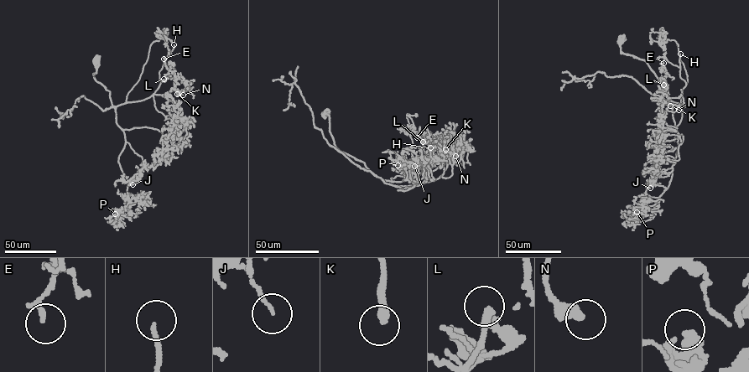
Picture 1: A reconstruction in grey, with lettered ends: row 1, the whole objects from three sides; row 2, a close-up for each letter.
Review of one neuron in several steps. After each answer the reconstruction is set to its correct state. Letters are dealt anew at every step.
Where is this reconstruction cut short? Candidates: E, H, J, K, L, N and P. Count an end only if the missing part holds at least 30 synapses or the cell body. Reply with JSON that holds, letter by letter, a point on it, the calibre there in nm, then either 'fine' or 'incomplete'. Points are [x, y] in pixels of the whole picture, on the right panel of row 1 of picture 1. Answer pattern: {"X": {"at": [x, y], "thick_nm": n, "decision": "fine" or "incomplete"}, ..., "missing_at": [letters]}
{"E": {"at": [663, 63], "thick_nm": 160, "decision": "fine"}, "H": {"at": [680, 54], "thick_nm": 160, "decision": "incomplete"}, "J": {"at": [650, 188], "thick_nm": 120, "decision": "fine"}, "K": {"at": [670, 105], "thick_nm": 340, "decision": "incomplete"}, "L": {"at": [663, 85], "thick_nm": 110, "decision": "fine"}, "N": {"at": [678, 110], "thick_nm": 400, "decision": "incomplete"}, "P": {"at": [637, 212], "thick_nm": 340, "decision": "fine"}, "missing_at": ["H", "K", "N"]}

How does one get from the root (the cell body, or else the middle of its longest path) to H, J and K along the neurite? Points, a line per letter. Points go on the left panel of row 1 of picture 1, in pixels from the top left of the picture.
H: (96, 60), (93, 77), (110, 92), (112, 105), (117, 105), (154, 93), (174, 44)
J: (96, 60), (93, 77), (110, 92), (117, 123), (125, 141), (142, 157), (141, 170), (129, 183), (132, 184)
K: (96, 60), (93, 77), (110, 92), (112, 105), (176, 90), (177, 94)

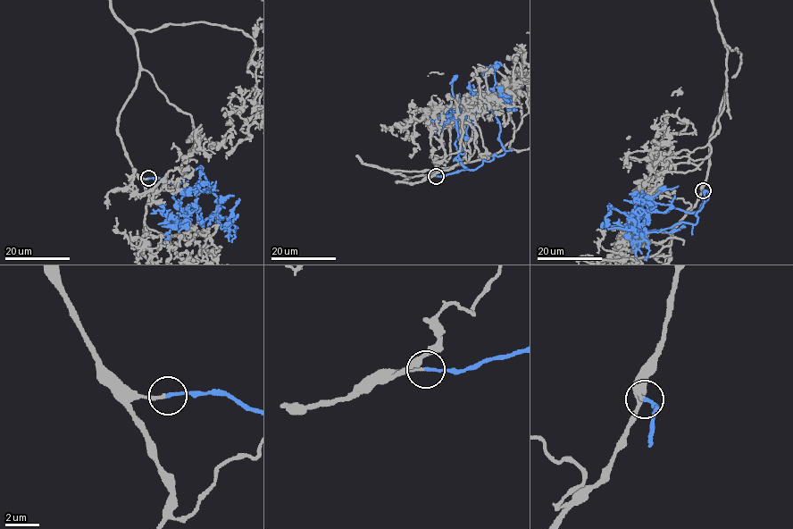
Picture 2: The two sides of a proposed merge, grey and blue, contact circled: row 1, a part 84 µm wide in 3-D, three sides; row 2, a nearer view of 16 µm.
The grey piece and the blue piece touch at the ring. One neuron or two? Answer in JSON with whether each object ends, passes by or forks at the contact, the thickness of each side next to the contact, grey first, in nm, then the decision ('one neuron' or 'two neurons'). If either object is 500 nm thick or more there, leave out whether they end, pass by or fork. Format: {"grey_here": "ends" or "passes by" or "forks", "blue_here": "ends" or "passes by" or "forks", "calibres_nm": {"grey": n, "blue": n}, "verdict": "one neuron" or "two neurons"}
{"grey_here": "ends", "blue_here": "ends", "calibres_nm": {"grey": 180, "blue": 180}, "verdict": "one neuron"}

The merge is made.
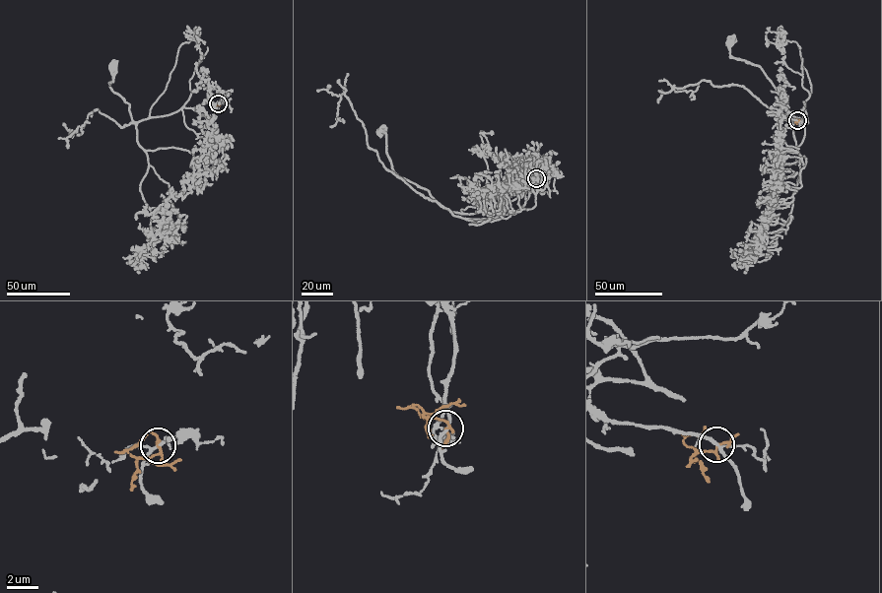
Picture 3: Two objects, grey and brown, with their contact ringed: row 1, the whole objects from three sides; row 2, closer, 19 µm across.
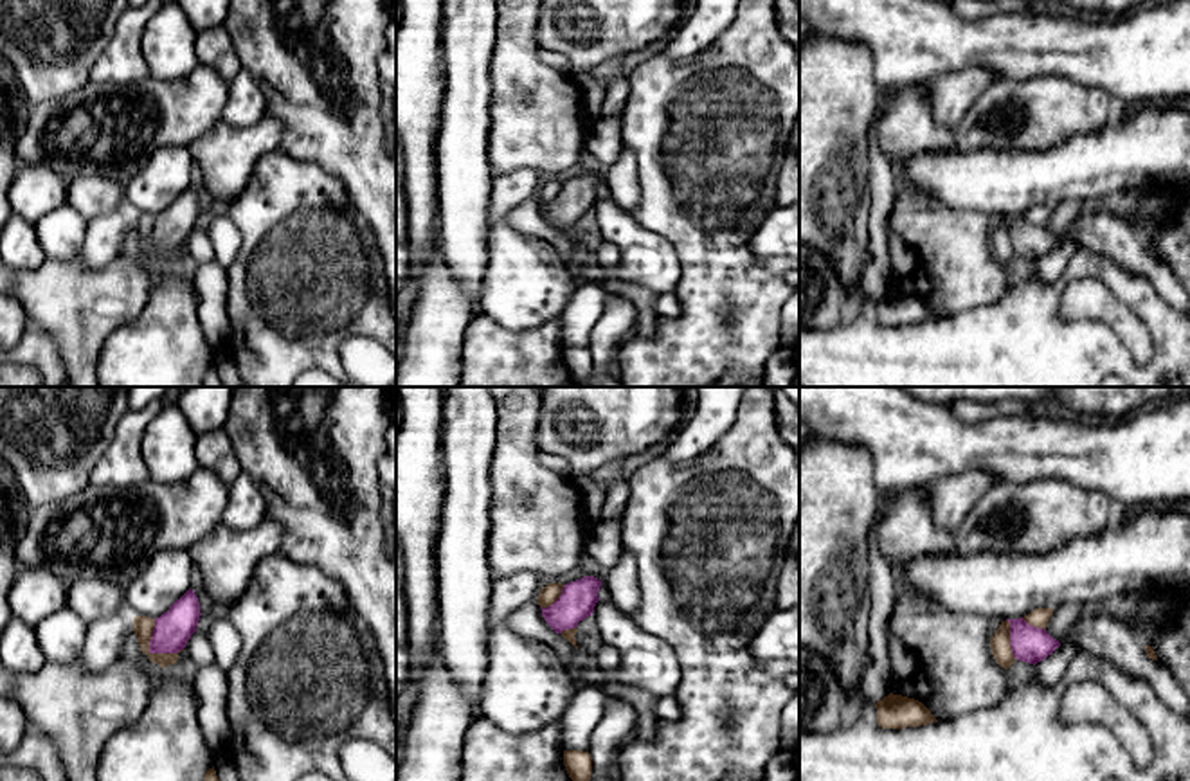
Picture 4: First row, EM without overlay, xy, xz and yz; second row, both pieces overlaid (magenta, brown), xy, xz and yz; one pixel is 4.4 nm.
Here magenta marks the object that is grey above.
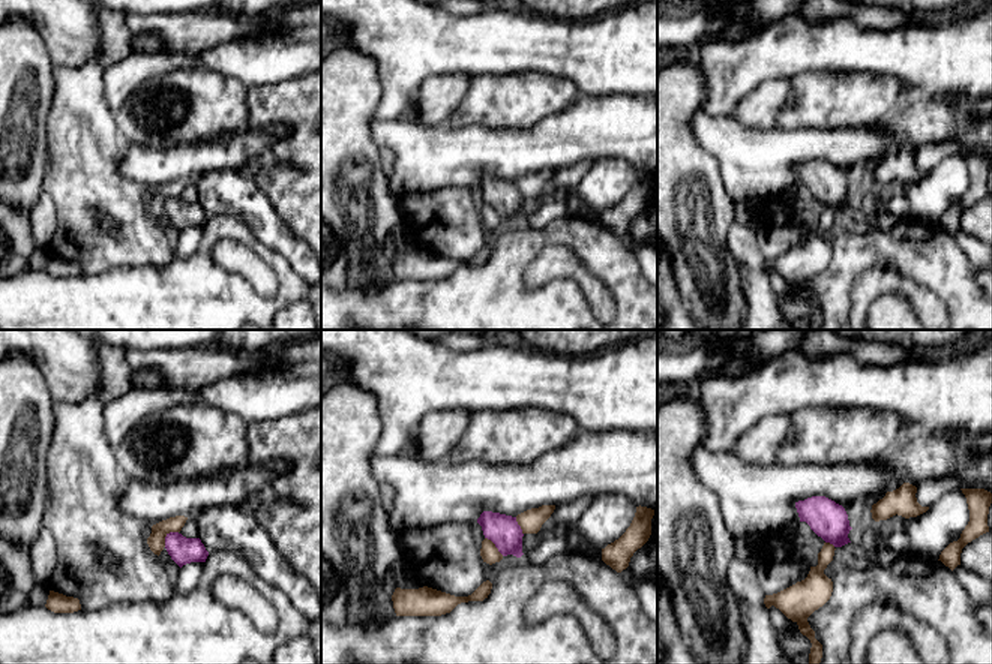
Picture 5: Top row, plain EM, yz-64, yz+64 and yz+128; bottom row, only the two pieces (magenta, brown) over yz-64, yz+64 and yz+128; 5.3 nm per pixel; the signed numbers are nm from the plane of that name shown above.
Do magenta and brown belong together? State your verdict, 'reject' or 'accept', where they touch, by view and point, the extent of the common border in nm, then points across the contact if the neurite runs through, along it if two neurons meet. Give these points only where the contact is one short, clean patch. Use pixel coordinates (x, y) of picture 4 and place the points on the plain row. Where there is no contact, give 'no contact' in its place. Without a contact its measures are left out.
reject; meets magenta in xy at (152, 249); contact 190 nm long; border along xy (153, 216), (150, 247), (182, 247)

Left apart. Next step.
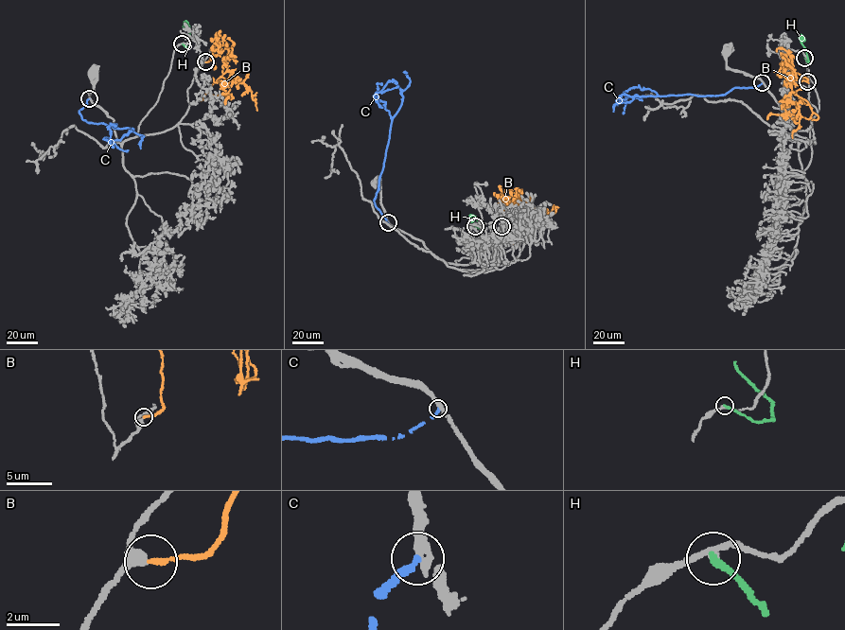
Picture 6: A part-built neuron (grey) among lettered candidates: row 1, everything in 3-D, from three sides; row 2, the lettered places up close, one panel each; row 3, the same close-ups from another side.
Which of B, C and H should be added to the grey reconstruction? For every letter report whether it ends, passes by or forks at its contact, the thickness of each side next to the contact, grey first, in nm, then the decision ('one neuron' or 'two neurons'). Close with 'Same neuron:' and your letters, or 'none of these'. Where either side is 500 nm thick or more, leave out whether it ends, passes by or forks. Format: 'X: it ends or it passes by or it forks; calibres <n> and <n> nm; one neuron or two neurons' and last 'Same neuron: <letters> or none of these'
B: it ends; calibres 320 and 160 nm; one neuron
C: it ends; calibres 280 and 220 nm; two neurons
H: it ends; calibres 200 and 240 nm; two neurons
Same neuron: B

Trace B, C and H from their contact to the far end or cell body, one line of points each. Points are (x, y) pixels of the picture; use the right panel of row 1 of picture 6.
B: (807, 81), (791, 70), (786, 51), (792, 92), (812, 113), (766, 119)
C: (762, 82), (755, 87), (733, 88), (721, 95), (623, 95), (619, 98), (634, 97), (642, 100)
H: (804, 58), (808, 62), (799, 34)

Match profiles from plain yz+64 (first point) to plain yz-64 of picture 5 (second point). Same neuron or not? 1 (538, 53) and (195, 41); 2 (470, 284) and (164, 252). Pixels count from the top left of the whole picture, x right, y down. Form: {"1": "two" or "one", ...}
{"1": "two", "2": "two"}

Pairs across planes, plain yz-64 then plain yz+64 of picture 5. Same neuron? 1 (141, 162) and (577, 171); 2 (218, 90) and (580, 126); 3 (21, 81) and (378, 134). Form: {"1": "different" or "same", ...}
{"1": "different", "2": "different", "3": "different"}

